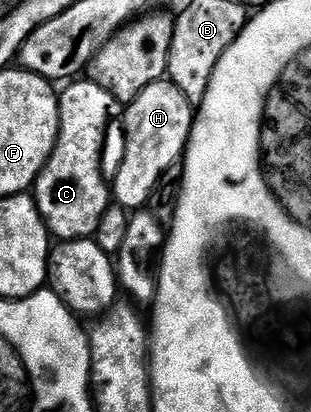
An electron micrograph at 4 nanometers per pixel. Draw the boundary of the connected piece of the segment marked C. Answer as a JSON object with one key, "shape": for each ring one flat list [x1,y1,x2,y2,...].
{"shape":[[80,78,69,83,60,97,60,133,52,151,52,157,44,165,40,177,34,185,34,199,40,207,53,237,65,240,87,240,95,237,102,214,110,206,110,184,104,181,104,139,108,136,108,123,112,115,118,112,116,99,109,92,102,90,90,78]]}

